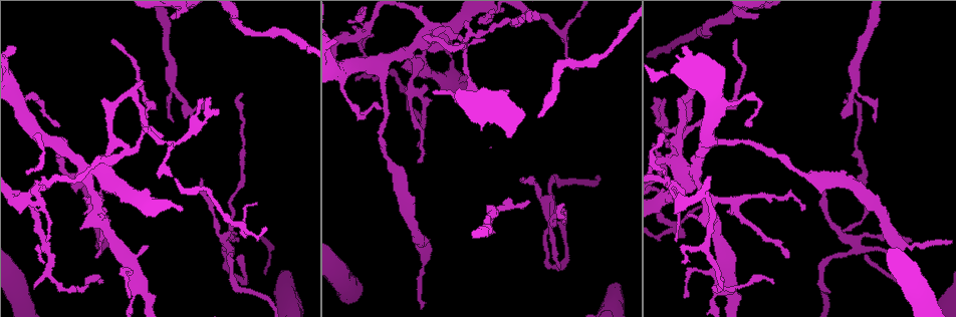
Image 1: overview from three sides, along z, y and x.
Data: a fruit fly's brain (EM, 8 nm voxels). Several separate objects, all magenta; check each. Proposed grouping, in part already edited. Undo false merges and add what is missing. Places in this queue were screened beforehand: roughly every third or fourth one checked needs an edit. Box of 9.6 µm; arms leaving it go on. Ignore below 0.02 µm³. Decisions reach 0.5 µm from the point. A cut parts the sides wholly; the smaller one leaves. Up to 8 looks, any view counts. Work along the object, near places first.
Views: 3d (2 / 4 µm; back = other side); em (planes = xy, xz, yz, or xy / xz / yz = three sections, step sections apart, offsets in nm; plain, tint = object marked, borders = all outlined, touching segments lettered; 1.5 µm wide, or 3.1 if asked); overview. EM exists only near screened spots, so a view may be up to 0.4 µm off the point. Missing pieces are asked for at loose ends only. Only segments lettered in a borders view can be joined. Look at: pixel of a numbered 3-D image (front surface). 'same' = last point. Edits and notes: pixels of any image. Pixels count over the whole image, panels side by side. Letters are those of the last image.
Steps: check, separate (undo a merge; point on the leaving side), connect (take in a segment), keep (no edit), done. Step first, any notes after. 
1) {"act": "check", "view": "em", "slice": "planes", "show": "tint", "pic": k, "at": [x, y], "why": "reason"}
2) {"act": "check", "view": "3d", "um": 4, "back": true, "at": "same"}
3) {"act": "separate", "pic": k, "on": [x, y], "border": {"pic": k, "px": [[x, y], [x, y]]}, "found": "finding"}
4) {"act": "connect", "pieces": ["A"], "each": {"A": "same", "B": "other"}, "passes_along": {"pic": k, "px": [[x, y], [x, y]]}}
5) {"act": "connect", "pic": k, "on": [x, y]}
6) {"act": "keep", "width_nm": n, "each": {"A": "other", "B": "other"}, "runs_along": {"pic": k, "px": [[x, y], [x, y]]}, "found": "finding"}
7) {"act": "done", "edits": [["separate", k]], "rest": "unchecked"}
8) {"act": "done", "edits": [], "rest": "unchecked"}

{"act": "check", "view": "3d", "um": 4, "back": true, "pic": 1, "at": [577, 68], "why": "branch stops here"}

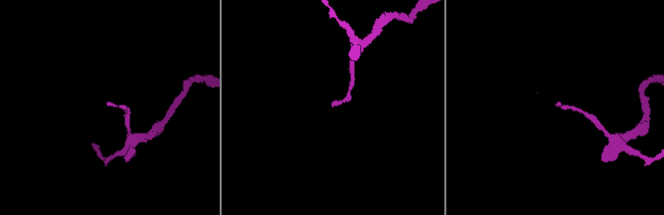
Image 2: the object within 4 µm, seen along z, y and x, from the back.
{"act": "check", "view": "em", "slice": "planes", "show": "borders", "pic": 2, "at": [556, 105]}

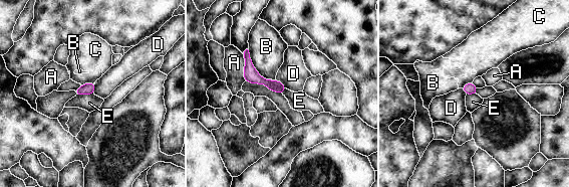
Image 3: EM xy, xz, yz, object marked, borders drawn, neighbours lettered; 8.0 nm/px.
{"act": "keep", "width_nm": 90, "each": {"A": "other", "B": "other", "C": "other", "D": "other", "E": "other"}, "runs_along": {"pic": 3, "px": [[246, 53], [249, 69], [281, 90]]}, "found": "none of them fits"}

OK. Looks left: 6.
{"act": "check", "view": "em", "slice": "xy", "step": 8, "show": "borders", "pic": 1, "at": [466, 44], "why": "free end"}

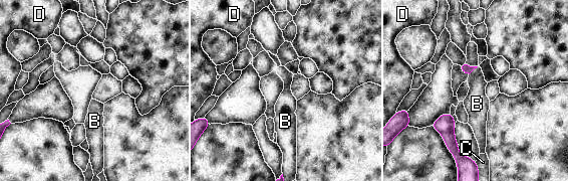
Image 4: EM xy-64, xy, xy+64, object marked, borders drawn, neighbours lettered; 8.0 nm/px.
{"act": "check", "view": "em", "slice": "planes", "show": "borders", "at": "same", "why": "another direction"}

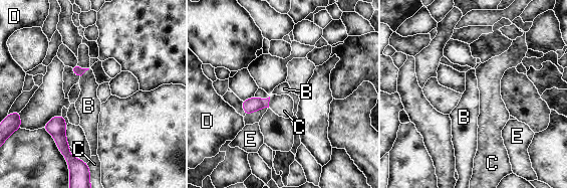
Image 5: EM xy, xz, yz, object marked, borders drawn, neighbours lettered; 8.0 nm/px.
{"act": "keep", "each": {"B": "other", "C": "other", "D": "other", "E": "other"}, "border": {"pic": 5, "px": [[270, 97], [268, 107]]}, "found": "none of them fits"}

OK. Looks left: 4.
{"act": "check", "view": "3d", "um": 2, "pic": 1, "at": [524, 178], "why": "branch stops here"}

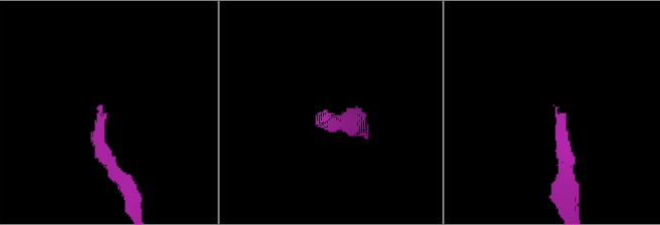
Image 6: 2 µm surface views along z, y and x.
{"act": "check", "view": "em", "slice": "yz", "step": 8, "show": "tint", "pic": 6, "at": [325, 111]}

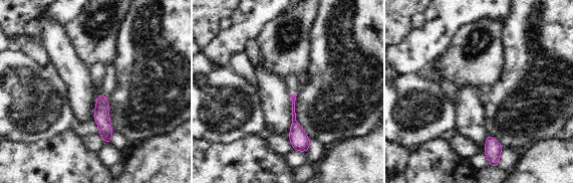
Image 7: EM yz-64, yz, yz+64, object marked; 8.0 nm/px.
{"act": "check", "view": "em", "slice": "planes", "show": "borders", "at": "same"}

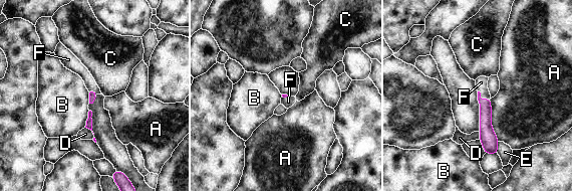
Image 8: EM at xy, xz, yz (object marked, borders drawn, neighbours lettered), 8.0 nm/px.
{"act": "connect", "pieces": ["F"], "each": {"A": "other", "B": "other", "C": "other", "D": "other", "E": "other", "F": "same"}, "passes_along": {"pic": 8, "px": [[486, 129], [481, 99], [481, 82]]}, "found": "the cell continues"}

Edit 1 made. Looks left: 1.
{"act": "done", "edits": [["connect", 8]], "rest": "unchecked"}

